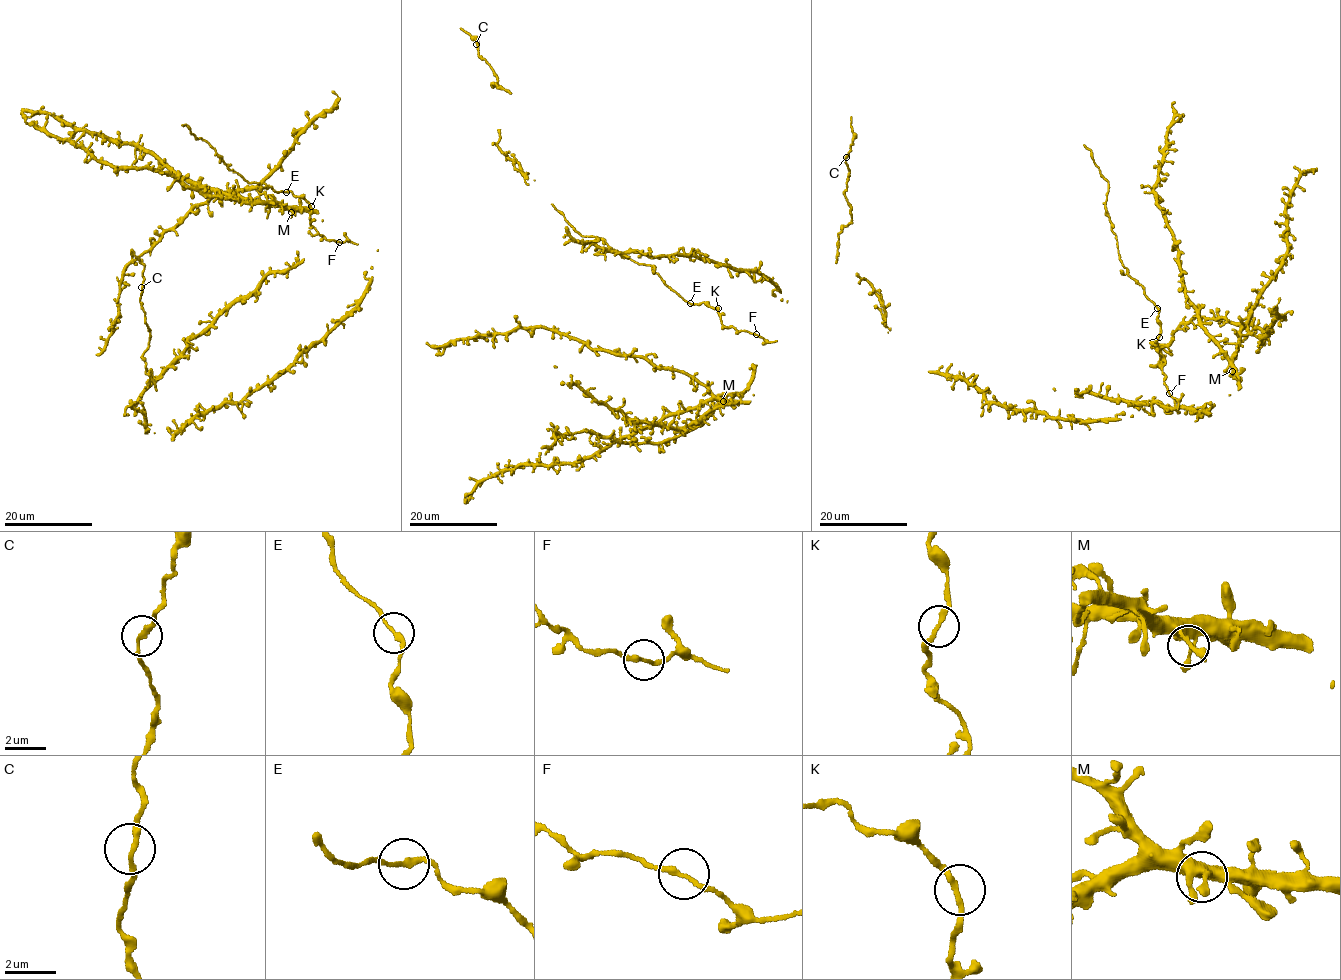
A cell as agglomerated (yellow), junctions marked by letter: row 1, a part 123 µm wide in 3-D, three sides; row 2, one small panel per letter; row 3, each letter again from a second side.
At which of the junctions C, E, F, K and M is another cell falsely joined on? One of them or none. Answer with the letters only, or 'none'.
none

